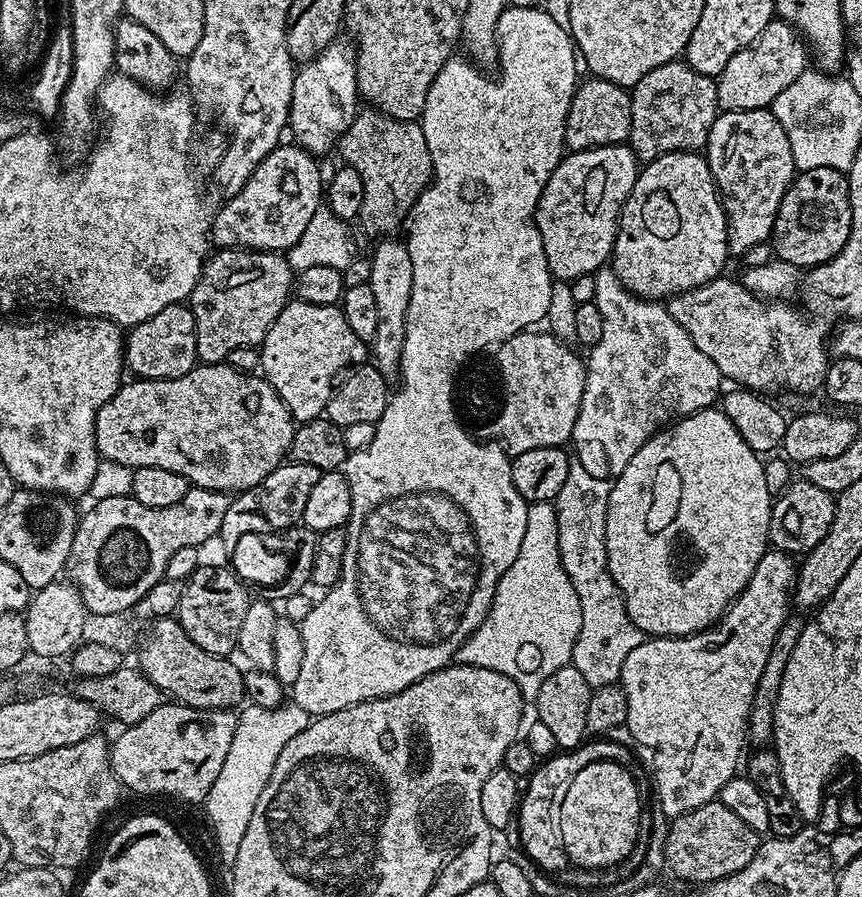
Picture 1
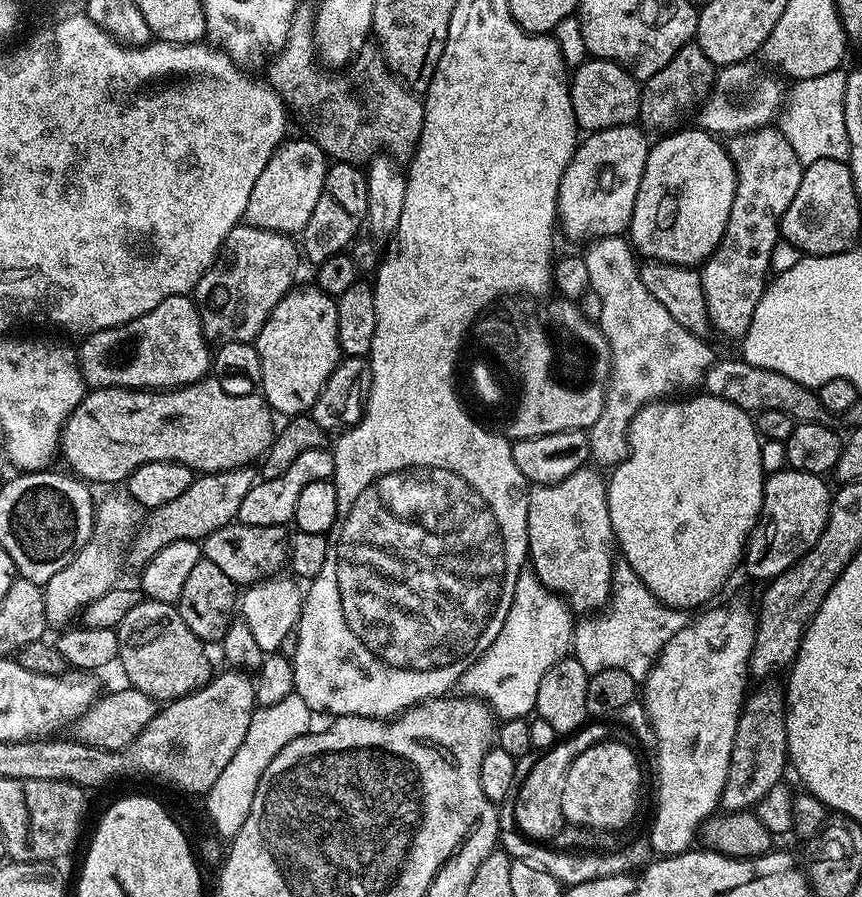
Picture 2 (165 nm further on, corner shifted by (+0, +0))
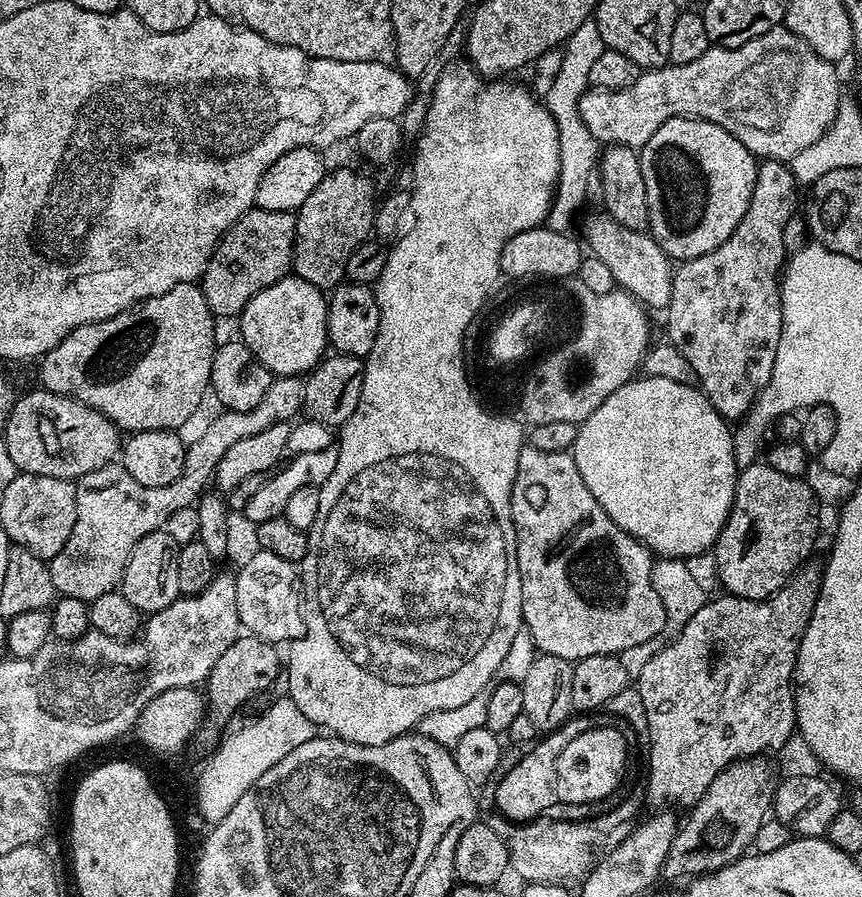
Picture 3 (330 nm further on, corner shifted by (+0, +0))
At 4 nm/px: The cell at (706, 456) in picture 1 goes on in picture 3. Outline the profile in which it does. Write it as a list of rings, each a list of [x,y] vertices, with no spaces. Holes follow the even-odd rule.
[[[645,375],[644,380],[633,378],[627,384],[615,389],[590,418],[586,418],[584,423],[579,425],[576,433],[576,440],[571,446],[572,457],[578,466],[578,474],[582,474],[582,482],[598,498],[598,506],[614,518],[614,522],[626,534],[630,534],[636,540],[641,540],[657,557],[660,558],[687,558],[700,553],[707,553],[715,545],[716,539],[720,536],[720,531],[728,523],[728,518],[732,510],[732,505],[736,503],[736,493],[738,491],[738,461],[736,459],[736,442],[733,429],[729,421],[720,416],[718,410],[713,406],[711,400],[704,395],[699,387],[683,384],[682,382],[672,382],[668,378]]]

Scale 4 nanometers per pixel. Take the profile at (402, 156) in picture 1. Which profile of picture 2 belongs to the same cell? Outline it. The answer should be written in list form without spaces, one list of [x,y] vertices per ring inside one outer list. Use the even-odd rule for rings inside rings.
[[[301,2],[296,8],[286,42],[275,59],[271,61],[273,64],[268,68],[268,73],[266,73],[268,83],[279,93],[285,105],[293,113],[301,112],[304,116],[312,116],[313,133],[311,132],[311,135],[318,147],[324,149],[325,157],[336,162],[360,166],[383,150],[401,162],[411,161],[422,134],[423,99],[389,68],[384,60],[384,53],[376,46],[366,46],[356,53],[347,67],[343,69],[344,76],[328,76],[329,69],[323,63],[318,62],[315,25],[313,5]]]

